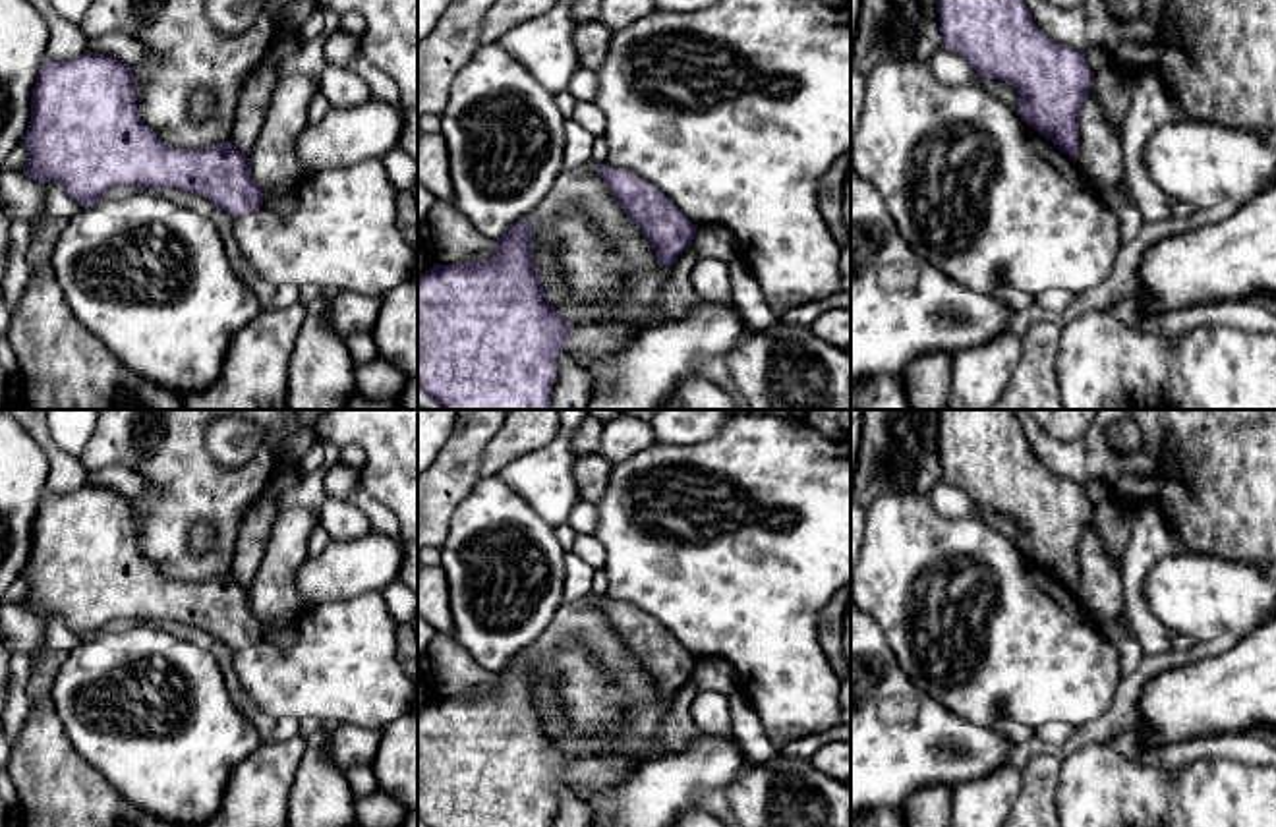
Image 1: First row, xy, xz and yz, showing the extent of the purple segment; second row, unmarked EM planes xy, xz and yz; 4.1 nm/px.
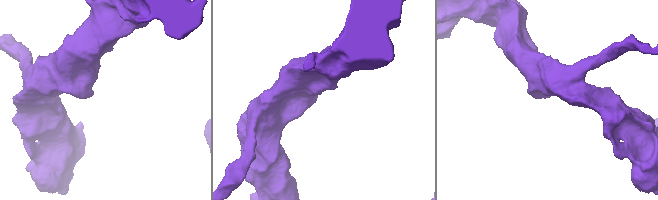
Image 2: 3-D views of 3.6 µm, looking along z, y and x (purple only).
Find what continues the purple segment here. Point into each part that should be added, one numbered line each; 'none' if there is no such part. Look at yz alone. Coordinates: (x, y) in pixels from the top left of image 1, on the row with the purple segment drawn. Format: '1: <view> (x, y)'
none

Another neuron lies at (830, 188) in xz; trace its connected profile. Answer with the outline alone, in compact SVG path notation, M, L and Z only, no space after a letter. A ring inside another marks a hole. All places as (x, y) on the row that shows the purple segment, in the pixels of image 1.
M843 155L818 182L818 207L839 245L851 245L851 234L843 218L843 182L849 166L851 155Z

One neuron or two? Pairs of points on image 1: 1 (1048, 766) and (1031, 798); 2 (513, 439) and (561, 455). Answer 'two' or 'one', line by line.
1: one
2: two

